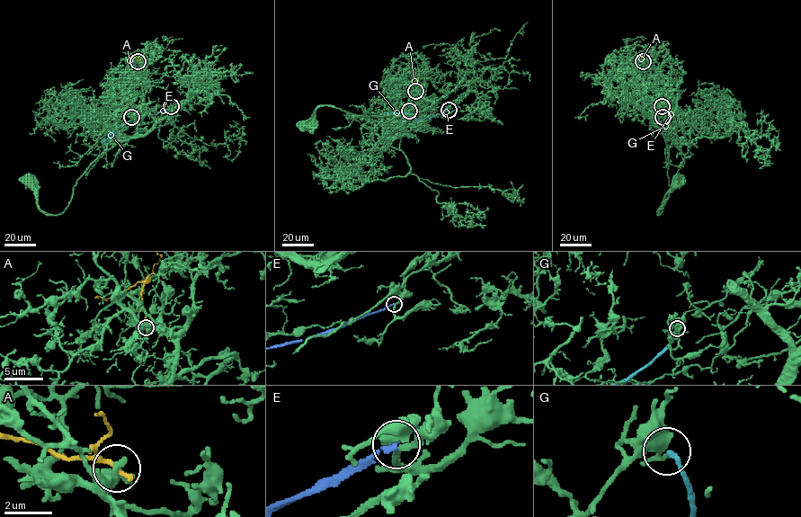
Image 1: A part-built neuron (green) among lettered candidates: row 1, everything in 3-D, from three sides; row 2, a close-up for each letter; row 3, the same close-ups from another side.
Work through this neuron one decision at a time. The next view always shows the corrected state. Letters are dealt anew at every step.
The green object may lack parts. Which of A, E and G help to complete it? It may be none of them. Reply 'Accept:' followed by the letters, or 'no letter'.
Accept: no letter

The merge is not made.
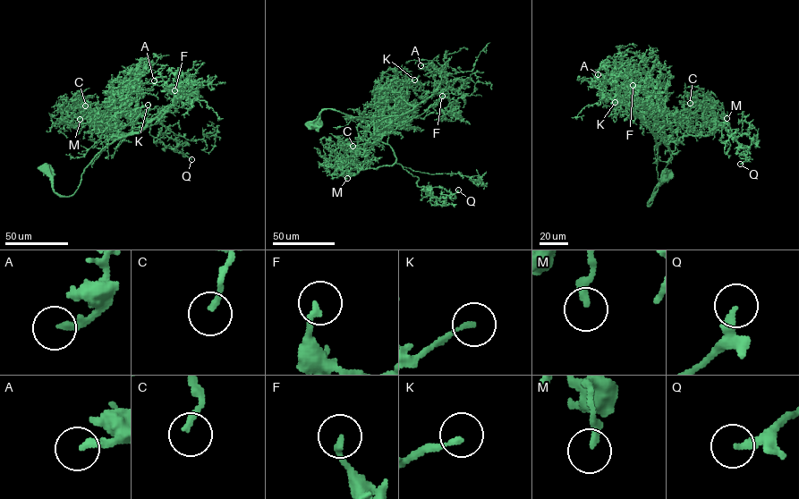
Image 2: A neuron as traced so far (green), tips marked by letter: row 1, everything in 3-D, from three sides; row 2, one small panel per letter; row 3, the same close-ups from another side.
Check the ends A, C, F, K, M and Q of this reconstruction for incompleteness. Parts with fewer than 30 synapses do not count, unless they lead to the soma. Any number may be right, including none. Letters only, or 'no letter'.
A, C

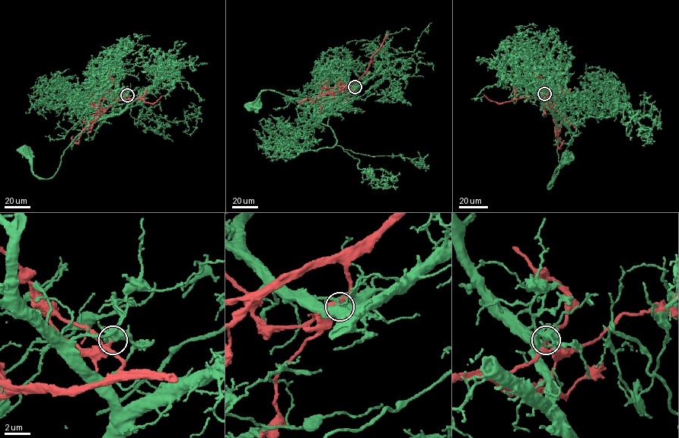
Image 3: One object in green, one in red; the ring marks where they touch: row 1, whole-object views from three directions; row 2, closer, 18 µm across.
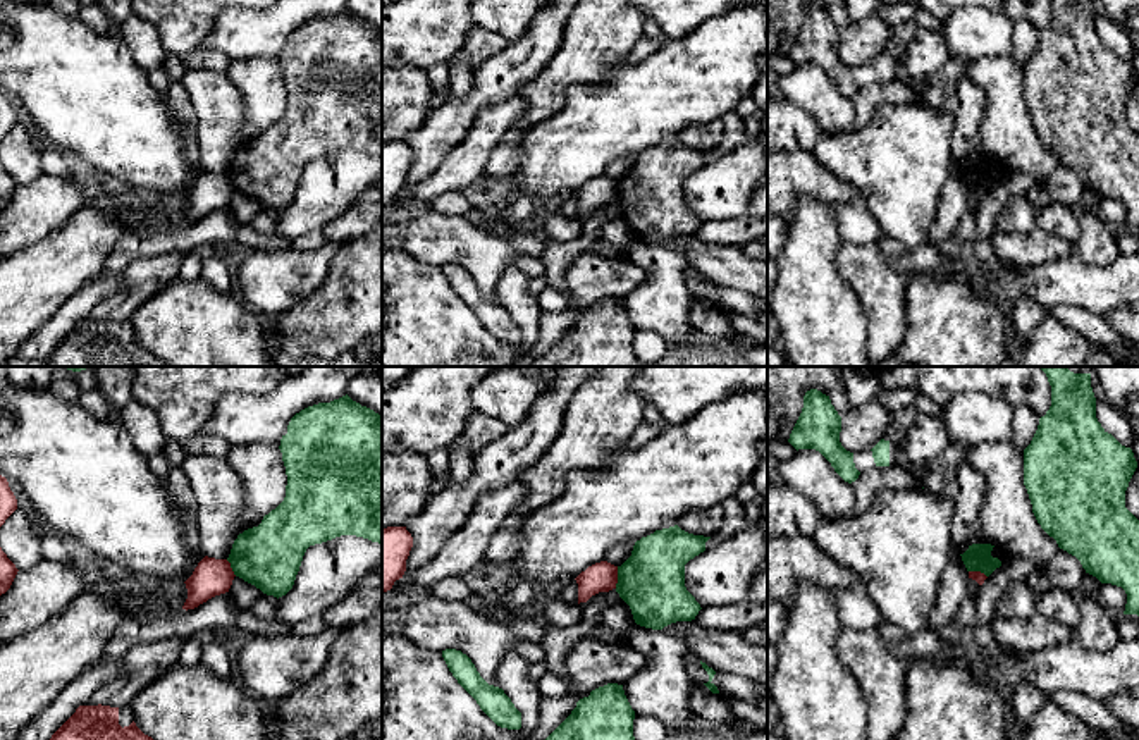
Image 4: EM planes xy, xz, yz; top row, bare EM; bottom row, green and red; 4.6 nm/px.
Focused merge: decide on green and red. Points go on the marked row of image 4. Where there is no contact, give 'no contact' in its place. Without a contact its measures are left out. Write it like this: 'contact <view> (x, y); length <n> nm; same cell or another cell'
contact xz (618, 577); length 110 nm; another cell

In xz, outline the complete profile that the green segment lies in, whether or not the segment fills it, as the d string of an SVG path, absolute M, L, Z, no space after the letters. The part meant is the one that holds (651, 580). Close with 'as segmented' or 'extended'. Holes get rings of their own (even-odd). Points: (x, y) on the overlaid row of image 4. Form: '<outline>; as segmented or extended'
M674 525L635 542L631 556L618 566L616 592L630 606L637 625L662 630L676 621L695 620L702 607L685 587L685 564L705 551L709 539Z; as segmented

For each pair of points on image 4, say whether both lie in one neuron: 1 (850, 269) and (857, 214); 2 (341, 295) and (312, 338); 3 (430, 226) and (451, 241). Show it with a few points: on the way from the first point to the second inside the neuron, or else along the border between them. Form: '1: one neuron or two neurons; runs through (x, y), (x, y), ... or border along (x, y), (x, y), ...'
1: two neurons; border along (843, 241), (876, 243)
2: one neuron; runs through (341, 305), (322, 327)
3: one neuron; runs through (436, 231), (446, 238)

